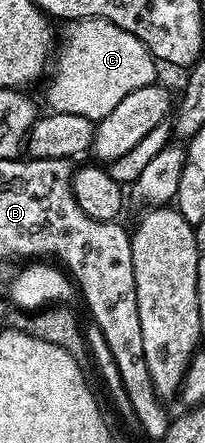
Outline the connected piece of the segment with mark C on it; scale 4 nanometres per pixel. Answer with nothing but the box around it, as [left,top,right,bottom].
[48,18,158,123]

